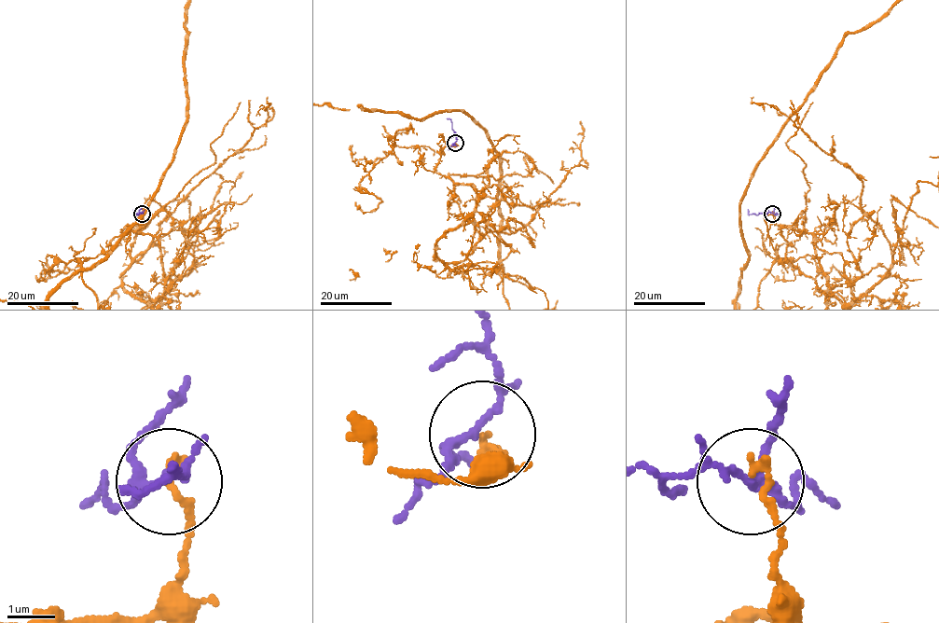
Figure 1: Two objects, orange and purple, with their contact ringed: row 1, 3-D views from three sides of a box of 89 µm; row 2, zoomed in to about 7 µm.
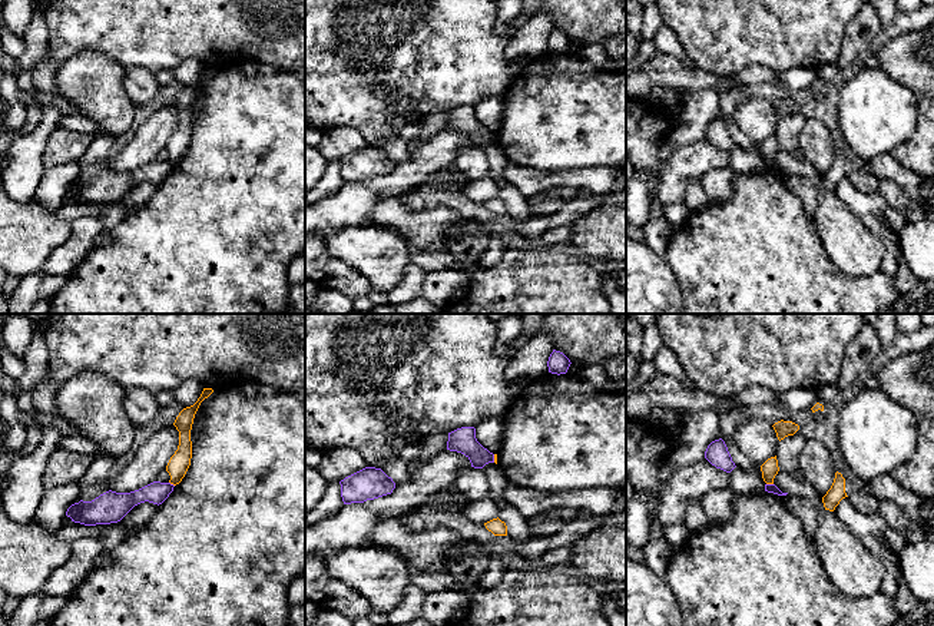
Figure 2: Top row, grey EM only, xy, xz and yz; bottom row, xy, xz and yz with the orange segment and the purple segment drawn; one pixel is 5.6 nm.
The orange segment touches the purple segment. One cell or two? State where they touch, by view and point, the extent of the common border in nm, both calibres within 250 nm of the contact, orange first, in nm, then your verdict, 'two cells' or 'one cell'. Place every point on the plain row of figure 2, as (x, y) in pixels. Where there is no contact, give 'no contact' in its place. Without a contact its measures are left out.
yz (769, 162) | 40 nm | 100/50 nm | two cells

